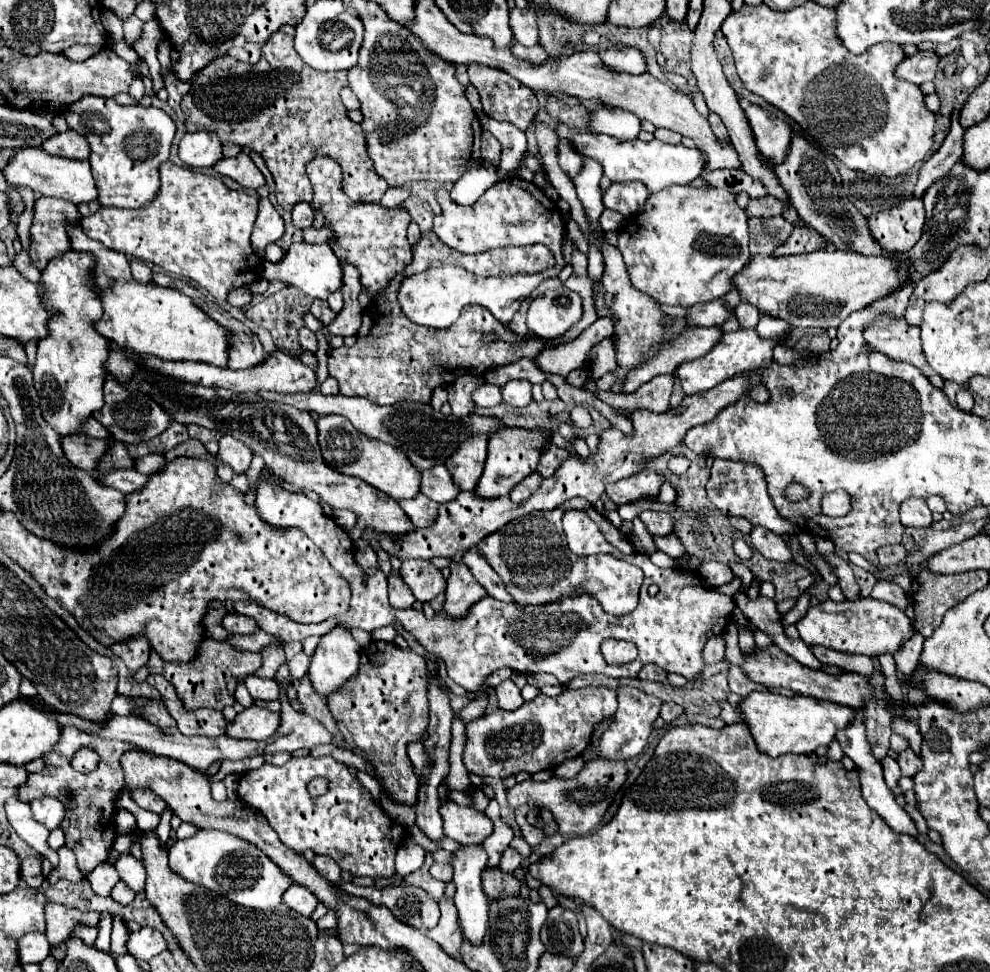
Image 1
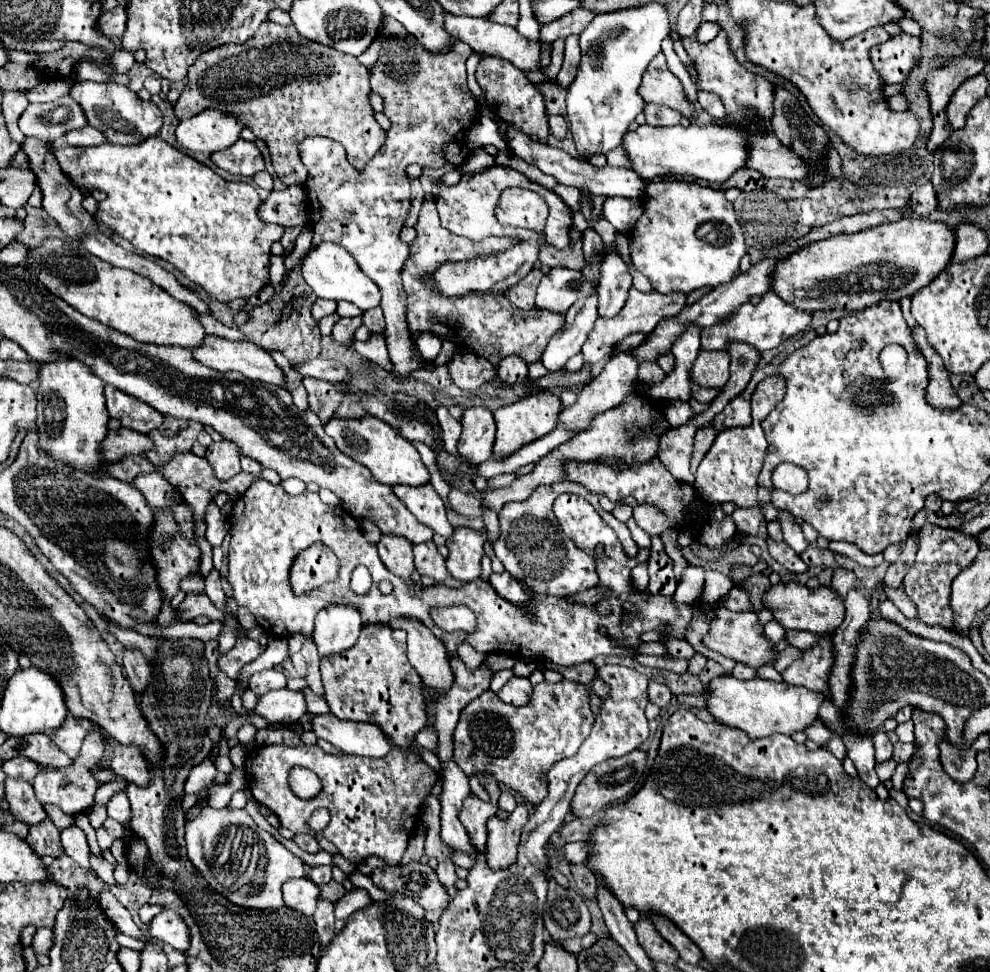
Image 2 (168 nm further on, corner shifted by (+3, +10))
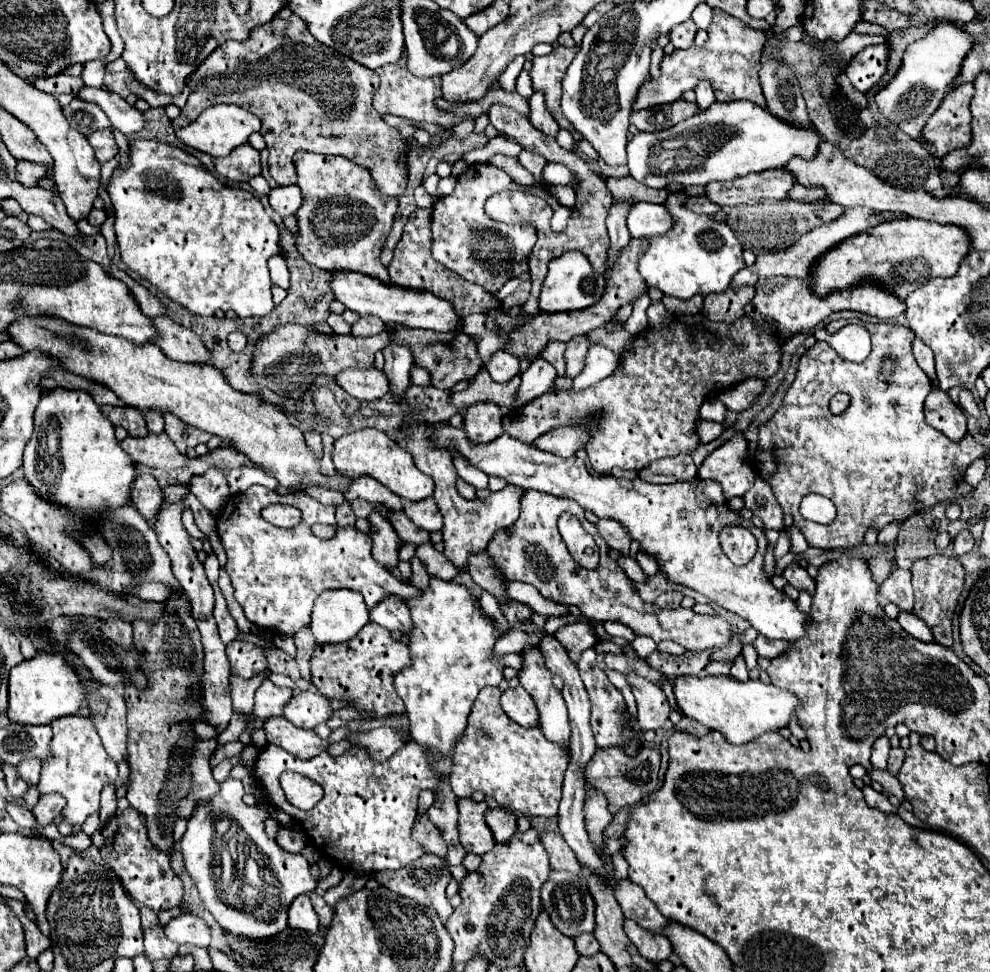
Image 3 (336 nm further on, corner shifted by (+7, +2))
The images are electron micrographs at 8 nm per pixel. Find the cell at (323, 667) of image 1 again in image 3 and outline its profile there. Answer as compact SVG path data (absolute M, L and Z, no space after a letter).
M348 588L326 590L314 602L310 630L318 644L346 642L364 624L368 624L368 608L360 592Z

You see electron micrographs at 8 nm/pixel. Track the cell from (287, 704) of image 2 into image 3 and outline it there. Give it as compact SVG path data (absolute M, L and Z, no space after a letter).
M298 692L284 708L284 718L300 728L314 728L332 716L330 700L320 692Z

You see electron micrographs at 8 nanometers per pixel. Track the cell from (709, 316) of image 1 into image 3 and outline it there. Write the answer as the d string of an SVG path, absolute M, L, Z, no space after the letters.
M576 336L572 338L568 344L566 344L566 352L564 352L564 358L566 358L566 374L570 378L578 376L584 368L584 356L588 352L588 346L592 342L584 336Z

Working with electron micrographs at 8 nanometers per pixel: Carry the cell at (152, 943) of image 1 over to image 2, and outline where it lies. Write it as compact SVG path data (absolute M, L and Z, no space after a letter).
M162 910L158 916L154 916L152 922L148 924L148 934L150 938L170 944L172 948L182 950L182 952L188 950L190 946L188 928L174 910Z

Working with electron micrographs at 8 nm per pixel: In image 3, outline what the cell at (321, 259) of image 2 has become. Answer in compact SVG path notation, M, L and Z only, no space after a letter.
M336 272L334 280L332 280L332 290L334 290L336 298L346 308L358 312L360 316L378 316L384 324L400 324L400 326L408 326L408 328L448 332L448 330L454 330L460 320L460 316L454 312L454 306L440 296L432 296L432 292L414 292L414 288L412 290L410 288L396 288L394 284L382 284L382 280L366 276L366 274L358 274L358 272Z

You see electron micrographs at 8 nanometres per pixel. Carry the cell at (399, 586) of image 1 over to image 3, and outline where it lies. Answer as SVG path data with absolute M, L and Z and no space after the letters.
M376 512L368 514L370 522L370 538L372 538L372 556L382 566L396 566L398 564L398 534L390 528L388 520L382 520Z

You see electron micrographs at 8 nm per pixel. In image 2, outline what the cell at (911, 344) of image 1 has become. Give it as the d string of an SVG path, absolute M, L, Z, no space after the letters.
M922 326L912 328L912 340L928 362L928 378L930 378L930 384L928 384L928 390L926 390L928 402L936 408L958 408L962 402L956 396L954 388L950 386L950 374L946 372L946 368L942 364L942 358L926 342L926 334L924 334Z

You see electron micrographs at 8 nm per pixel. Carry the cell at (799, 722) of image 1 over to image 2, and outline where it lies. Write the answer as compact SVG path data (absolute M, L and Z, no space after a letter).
M718 676L710 680L706 688L712 690L708 710L714 714L716 722L740 728L748 732L750 738L766 738L772 734L792 736L794 732L806 732L806 728L810 728L810 724L816 722L818 710L826 700L824 694L812 692L804 686L790 686L784 682L776 684L758 676L746 682L734 676Z

